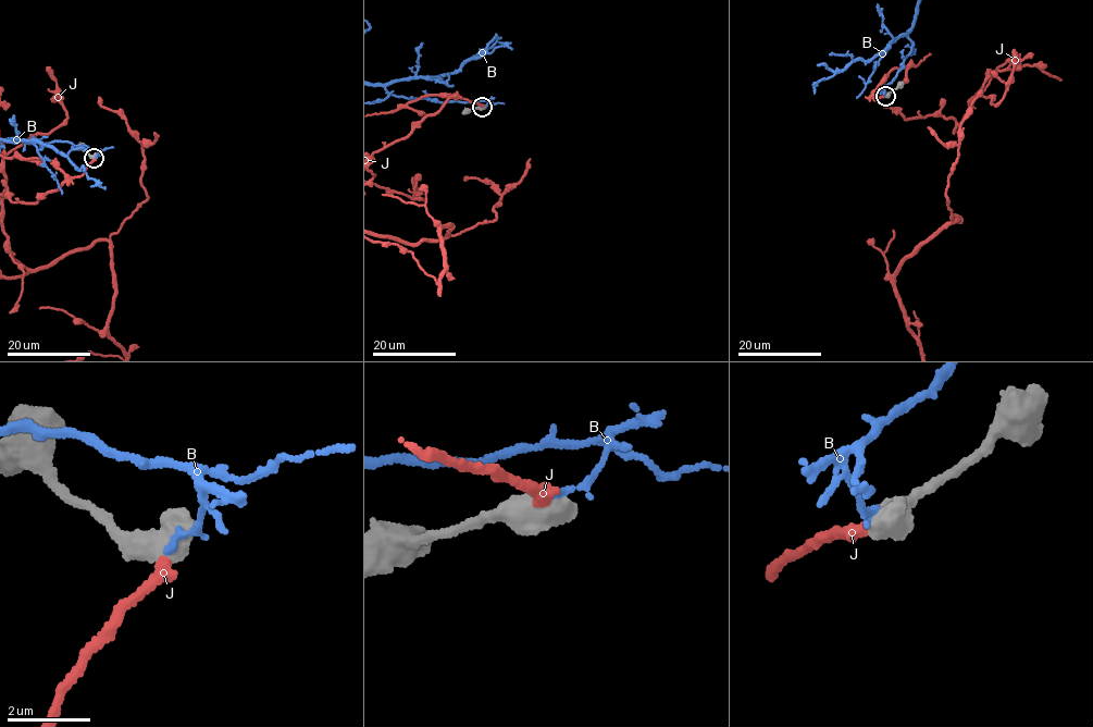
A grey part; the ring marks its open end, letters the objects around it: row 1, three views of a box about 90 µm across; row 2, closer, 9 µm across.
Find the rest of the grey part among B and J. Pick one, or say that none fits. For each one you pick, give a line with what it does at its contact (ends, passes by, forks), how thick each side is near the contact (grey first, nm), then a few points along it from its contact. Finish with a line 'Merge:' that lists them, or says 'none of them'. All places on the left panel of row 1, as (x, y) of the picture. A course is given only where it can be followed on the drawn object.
J: it ends | 800/320 nm
Merge: J

